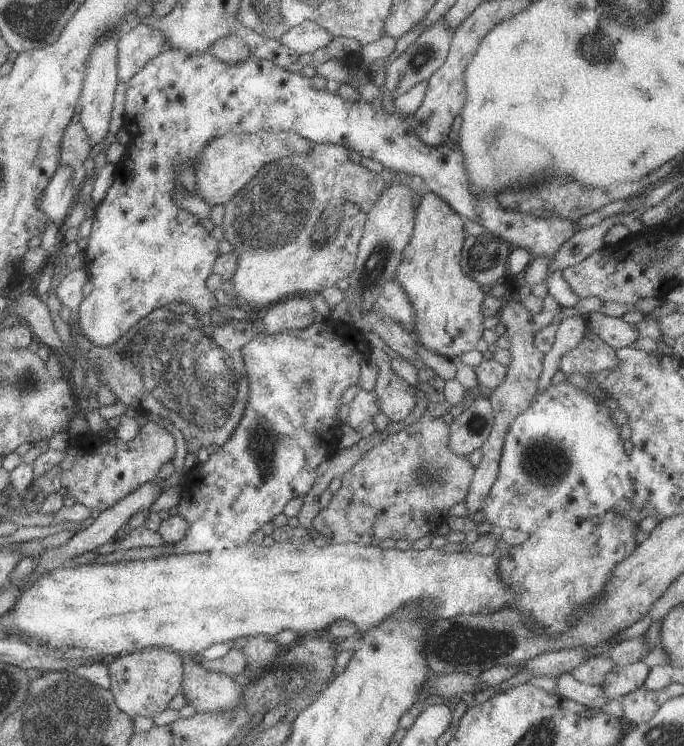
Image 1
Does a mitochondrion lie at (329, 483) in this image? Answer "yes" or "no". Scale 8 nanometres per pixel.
no

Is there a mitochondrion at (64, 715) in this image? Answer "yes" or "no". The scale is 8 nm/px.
yes

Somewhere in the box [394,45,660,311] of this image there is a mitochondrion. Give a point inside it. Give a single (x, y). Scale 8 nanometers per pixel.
(482, 254)

